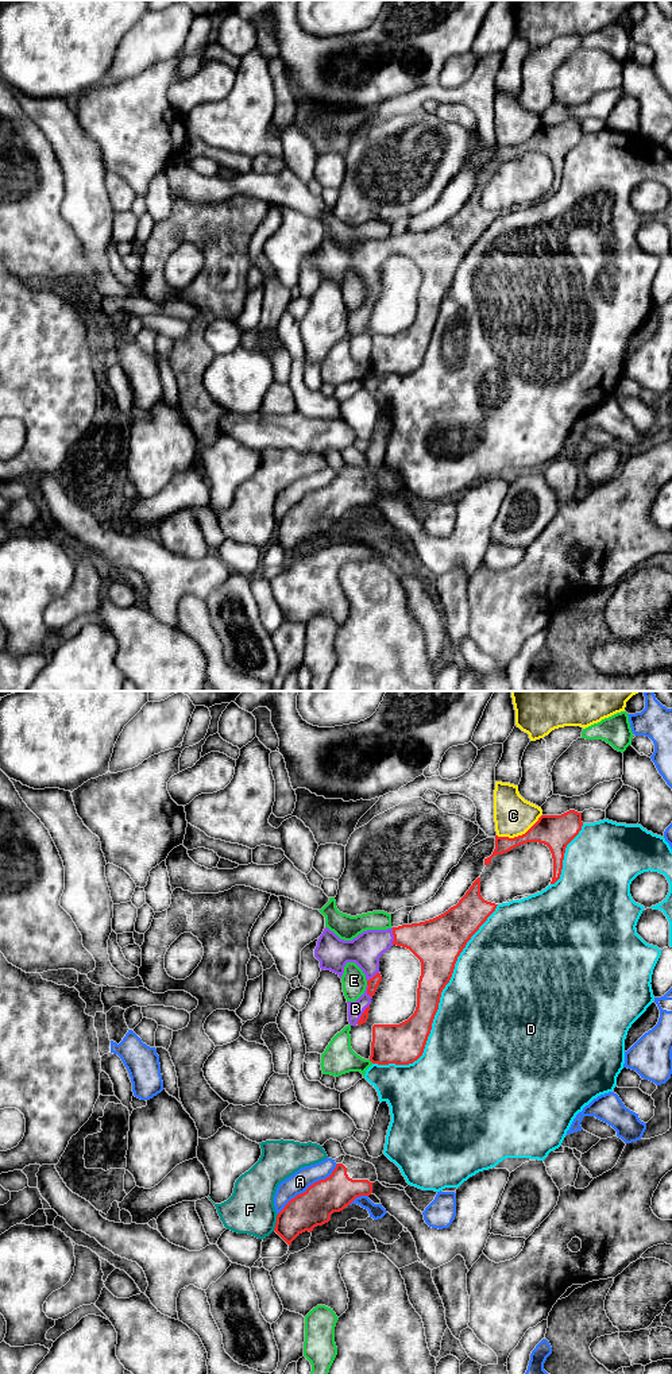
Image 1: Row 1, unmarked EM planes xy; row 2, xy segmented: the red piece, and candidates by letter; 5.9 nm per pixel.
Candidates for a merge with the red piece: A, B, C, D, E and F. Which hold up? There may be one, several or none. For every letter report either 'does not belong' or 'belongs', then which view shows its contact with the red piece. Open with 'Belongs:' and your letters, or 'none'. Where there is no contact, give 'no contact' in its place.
Belongs: B
A: does not belong; meets red in xy
B: belongs; meets red in xy
C: does not belong; meets red in xy
D: does not belong; meets red in xy
E: does not belong; meets red in xy
F: does not belong; meets red in xy

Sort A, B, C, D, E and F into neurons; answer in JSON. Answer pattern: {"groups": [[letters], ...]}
{"groups": [["A"], ["B"], ["C"], ["D"], ["E"], ["F"]]}

